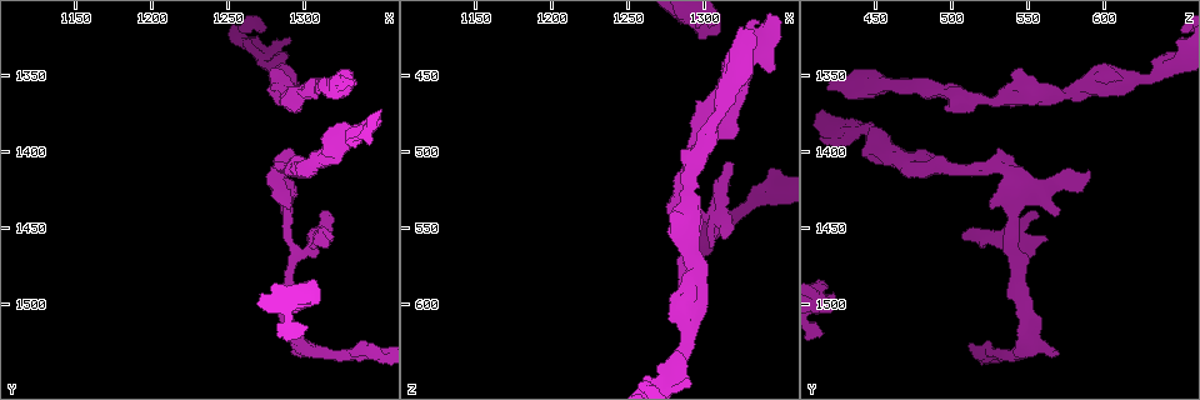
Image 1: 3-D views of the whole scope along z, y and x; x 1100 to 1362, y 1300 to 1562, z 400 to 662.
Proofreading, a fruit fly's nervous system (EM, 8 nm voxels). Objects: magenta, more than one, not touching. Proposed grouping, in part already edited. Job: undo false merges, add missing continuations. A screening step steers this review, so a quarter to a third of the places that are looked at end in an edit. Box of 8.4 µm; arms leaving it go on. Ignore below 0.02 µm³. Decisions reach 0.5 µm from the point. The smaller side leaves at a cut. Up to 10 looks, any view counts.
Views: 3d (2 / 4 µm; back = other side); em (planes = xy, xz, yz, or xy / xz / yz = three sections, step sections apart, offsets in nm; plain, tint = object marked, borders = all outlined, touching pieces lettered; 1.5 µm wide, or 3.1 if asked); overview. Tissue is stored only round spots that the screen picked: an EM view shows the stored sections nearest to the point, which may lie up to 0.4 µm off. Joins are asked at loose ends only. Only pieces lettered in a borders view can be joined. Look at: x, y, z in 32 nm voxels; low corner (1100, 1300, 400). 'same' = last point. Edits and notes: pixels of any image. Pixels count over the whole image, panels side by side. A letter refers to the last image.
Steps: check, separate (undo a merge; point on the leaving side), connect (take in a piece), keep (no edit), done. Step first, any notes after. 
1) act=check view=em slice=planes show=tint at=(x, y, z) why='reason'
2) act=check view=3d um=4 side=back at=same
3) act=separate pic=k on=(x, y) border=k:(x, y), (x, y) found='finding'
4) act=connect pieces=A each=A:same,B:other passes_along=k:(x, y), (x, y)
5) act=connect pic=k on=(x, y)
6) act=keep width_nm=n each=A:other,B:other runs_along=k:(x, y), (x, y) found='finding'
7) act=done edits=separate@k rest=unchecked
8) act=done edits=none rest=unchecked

act=check view=3d um=2 at=(1286, 1444, 568) why='an open end'

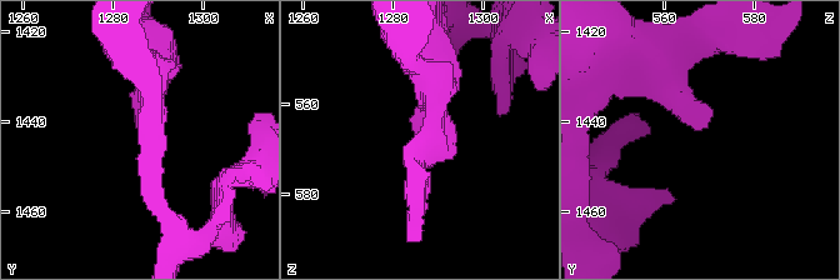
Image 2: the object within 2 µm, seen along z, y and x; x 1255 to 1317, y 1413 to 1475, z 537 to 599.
act=check view=em slice=xy step=4 show=tint at=(1286, 1442, 569) why='now the EM'

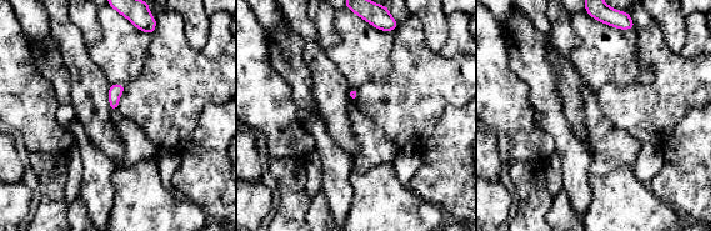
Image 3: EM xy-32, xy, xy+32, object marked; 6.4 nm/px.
act=check view=em slice=planes show=borders at=same

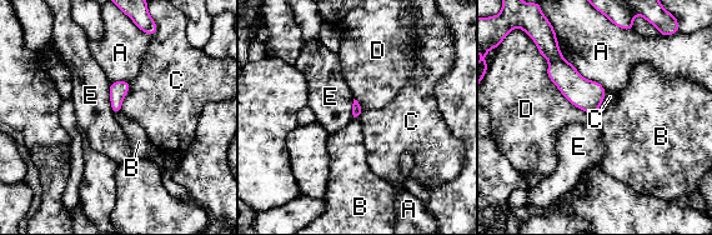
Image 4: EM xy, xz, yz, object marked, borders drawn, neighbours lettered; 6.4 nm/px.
act=keep longest_contact=D:550nm each=A:other,B:other,C:other,D:other,E:other border=4:(360, 113), (354, 118) found='none of them fits'

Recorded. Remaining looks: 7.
act=check view=3d um=2 at=(1304, 1494, 422) why='thick end'

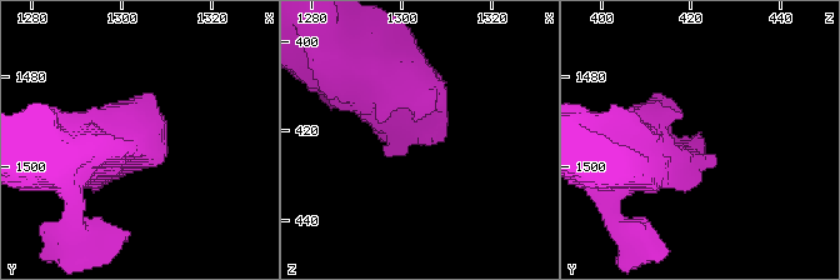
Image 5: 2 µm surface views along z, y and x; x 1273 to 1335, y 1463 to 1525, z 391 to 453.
act=check view=em slice=xy step=8 show=borders at=(1305, 1495, 423) why='shape alone is not enough'

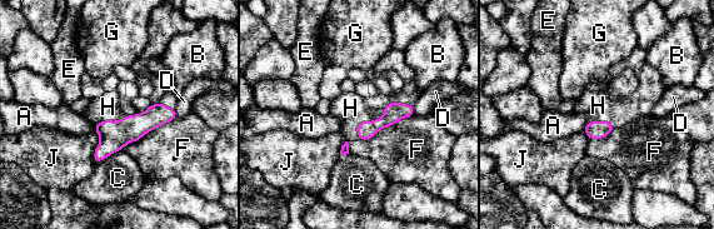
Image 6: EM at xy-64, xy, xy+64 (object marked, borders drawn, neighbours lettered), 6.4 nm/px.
act=connect pieces=H each=A:other,B:other,C:other,D:other,E:other,F:other,G:other,H:same,J:other passes_along=6:(394, 111), (365, 122), (350, 108) found='the cell continues'

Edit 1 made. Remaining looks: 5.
act=check view=overview why='redraw'

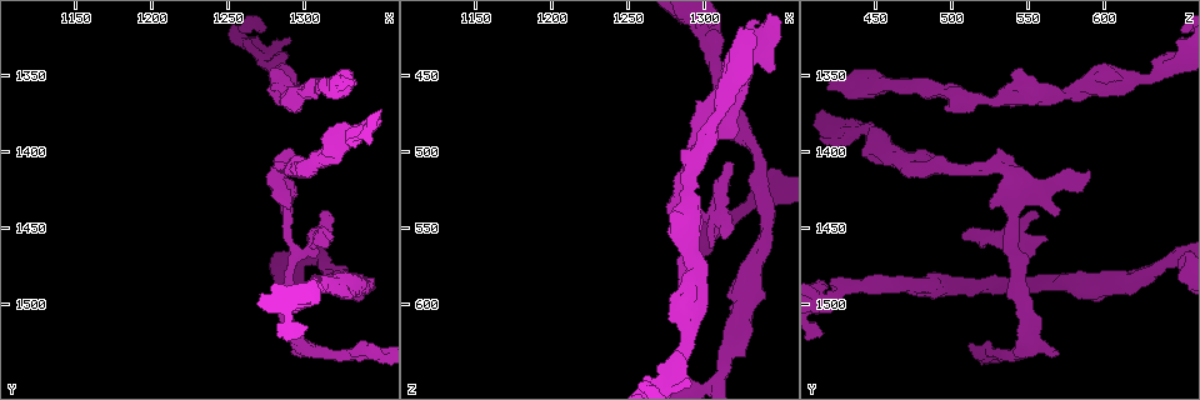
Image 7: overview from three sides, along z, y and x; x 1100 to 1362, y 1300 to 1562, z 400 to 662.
act=check view=em slice=planes show=borders at=(1324, 1356, 418) why='free end'

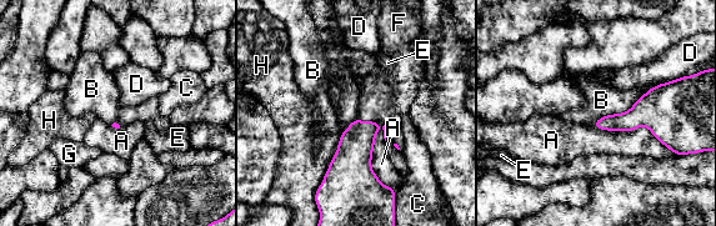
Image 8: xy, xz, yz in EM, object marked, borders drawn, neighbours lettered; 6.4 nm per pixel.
act=connect pieces=F longest_contact=A:550nm each=A:other,B:other,C:other,D:other,E:other,F:same,G:other,H:other passes_along=8:(354, 154), (366, 121), (379, 99) found='it goes on there'

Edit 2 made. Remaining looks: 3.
act=check view=em slice=planes show=borders at=(1348, 1526, 512) why='free end'

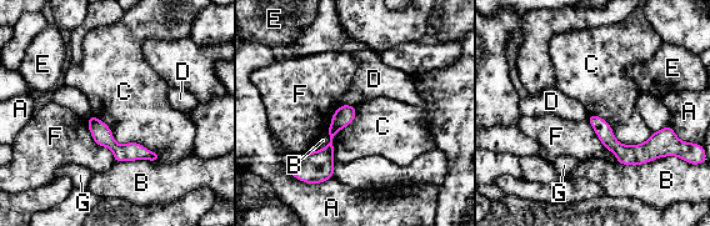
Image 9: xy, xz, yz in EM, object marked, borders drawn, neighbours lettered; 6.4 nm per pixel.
act=keep each=A:other,B:other,C:other,D:other,E:other,F:other,G:other border=9:(91, 115), (159, 160) found='no lettered piece goes on from it'

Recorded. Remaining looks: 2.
act=done edits=connect@6,connect@8 rest=unchecked

